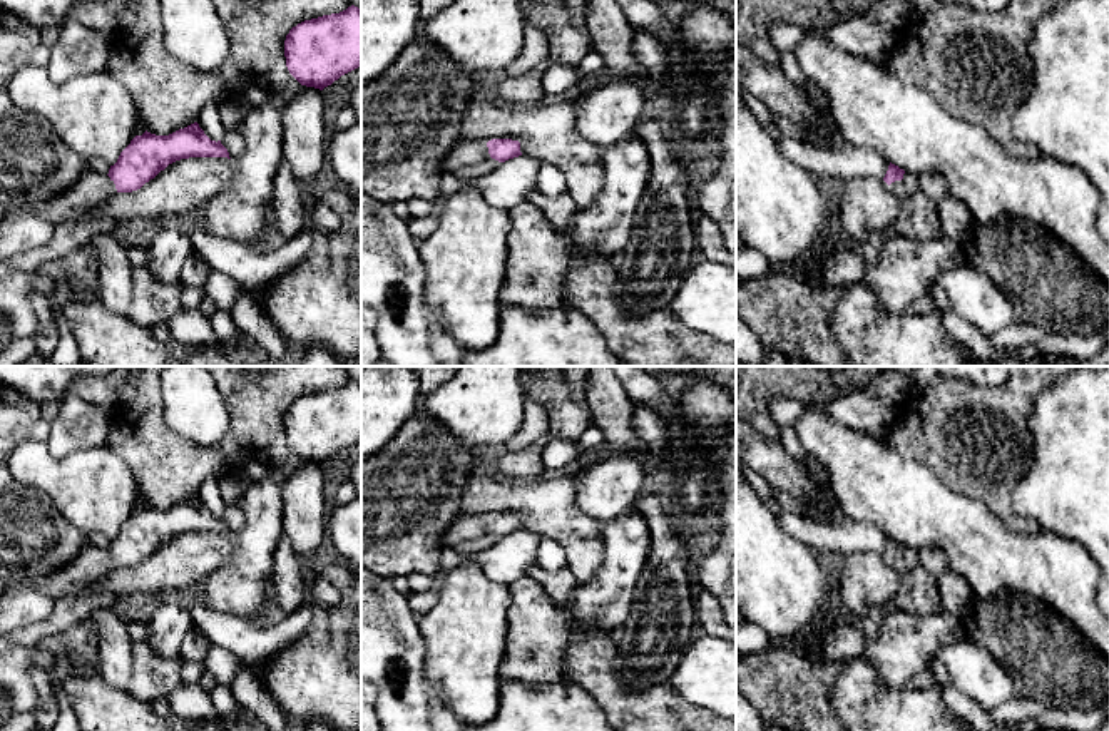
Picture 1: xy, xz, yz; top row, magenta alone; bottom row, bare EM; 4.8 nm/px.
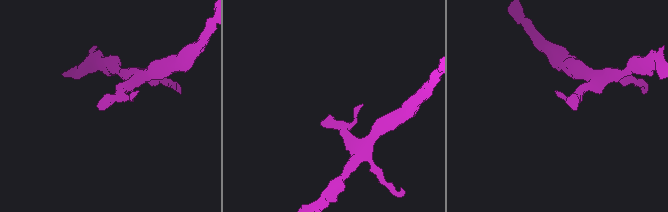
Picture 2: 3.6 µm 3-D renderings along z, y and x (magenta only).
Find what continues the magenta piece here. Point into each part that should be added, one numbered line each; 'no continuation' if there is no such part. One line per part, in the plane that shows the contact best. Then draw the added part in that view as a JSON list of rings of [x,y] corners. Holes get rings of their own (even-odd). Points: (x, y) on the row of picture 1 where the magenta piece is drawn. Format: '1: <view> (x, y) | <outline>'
1: xy (91, 189) | [[[85,171],[65,192],[49,201],[23,206],[22,209],[55,227],[85,217],[94,206],[102,204],[115,192],[115,184],[107,174]]]

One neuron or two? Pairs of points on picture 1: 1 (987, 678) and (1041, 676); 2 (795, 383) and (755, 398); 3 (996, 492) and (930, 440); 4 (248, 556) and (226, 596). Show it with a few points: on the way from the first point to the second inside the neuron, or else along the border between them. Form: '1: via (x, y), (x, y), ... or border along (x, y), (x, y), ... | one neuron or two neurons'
1: border along (984, 648), (1004, 668), (1016, 695) | two neurons
2: via (785, 383), (770, 383), (765, 388) | one neuron
3: via (979, 475), (947, 444) | one neuron
4: via (248, 566), (245, 577), (236, 586) | one neuron

